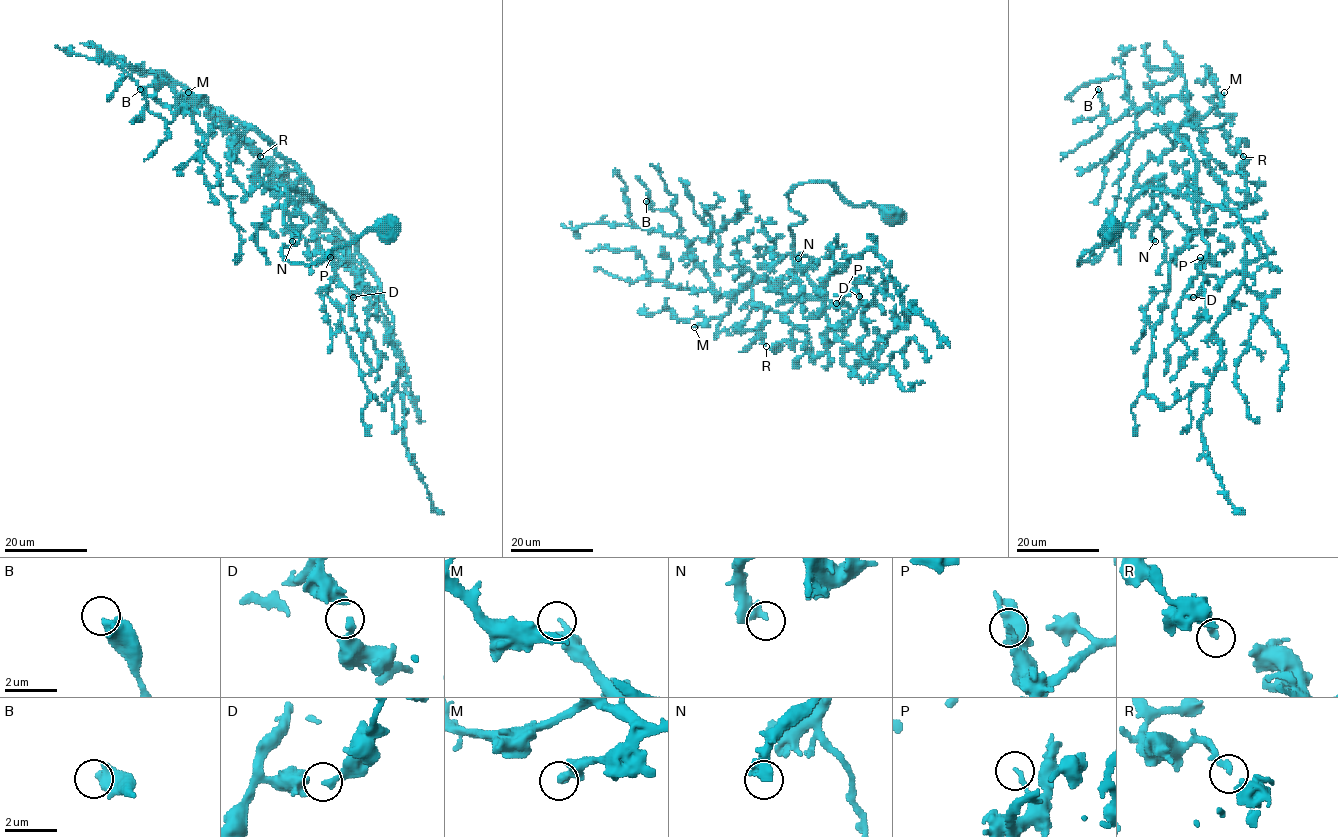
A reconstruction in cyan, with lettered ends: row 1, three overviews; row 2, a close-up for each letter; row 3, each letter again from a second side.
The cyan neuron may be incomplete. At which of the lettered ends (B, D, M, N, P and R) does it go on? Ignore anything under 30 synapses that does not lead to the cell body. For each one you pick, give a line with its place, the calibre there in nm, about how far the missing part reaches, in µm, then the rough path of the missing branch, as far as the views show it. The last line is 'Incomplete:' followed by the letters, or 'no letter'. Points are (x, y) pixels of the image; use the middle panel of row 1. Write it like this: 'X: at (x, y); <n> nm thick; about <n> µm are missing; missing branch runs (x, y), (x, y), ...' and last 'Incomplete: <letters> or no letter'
N: at (798, 258); 320 nm thick; about 50 µm are missing; missing branch runs (798, 258), (797, 254), (807, 248), (806, 242), (819, 233), (809, 219), (824, 216), (832, 196)
Incomplete: N

